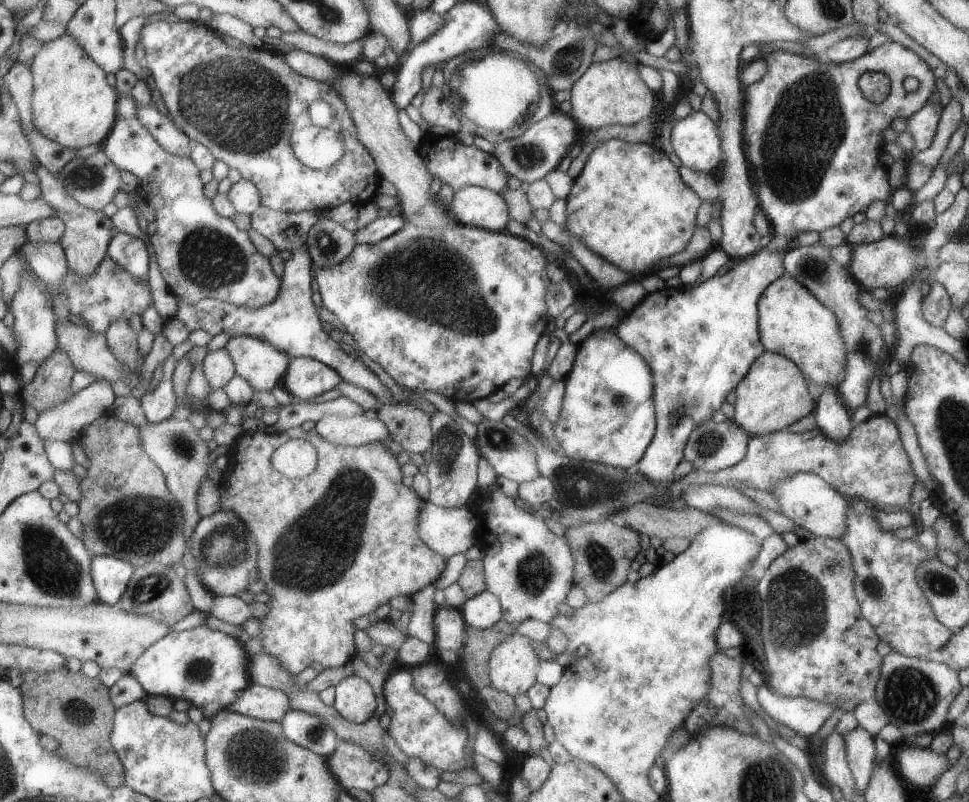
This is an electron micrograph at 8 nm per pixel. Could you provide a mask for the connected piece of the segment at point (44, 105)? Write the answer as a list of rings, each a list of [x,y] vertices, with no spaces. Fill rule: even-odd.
[[[62,34],[57,38],[41,42],[39,52],[33,56],[29,64],[32,84],[31,122],[33,128],[49,141],[73,151],[84,148],[89,144],[101,145],[109,134],[117,117],[116,99],[117,90],[105,81],[105,73],[81,50],[75,38],[69,34]]]

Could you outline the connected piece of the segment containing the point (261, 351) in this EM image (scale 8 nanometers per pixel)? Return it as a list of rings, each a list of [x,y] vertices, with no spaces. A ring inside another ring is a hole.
[[[249,336],[231,337],[224,348],[234,364],[235,375],[241,376],[253,390],[271,391],[289,364],[287,354]]]

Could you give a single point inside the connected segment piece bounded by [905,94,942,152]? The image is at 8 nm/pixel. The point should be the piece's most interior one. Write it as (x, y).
(921, 126)

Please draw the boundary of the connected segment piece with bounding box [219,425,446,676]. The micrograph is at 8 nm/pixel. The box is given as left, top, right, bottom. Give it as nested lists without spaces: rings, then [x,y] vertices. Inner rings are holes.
[[[267,427],[265,430],[249,430],[244,432],[231,444],[227,454],[229,462],[227,468],[222,472],[219,481],[219,511],[233,512],[233,516],[243,524],[243,528],[251,534],[255,548],[257,548],[257,560],[255,560],[255,568],[257,568],[257,576],[266,584],[265,593],[270,594],[270,603],[267,604],[269,612],[266,617],[260,621],[261,629],[257,638],[262,643],[262,653],[270,655],[279,660],[281,667],[291,675],[297,675],[309,666],[327,669],[342,666],[348,661],[355,658],[356,650],[354,649],[354,633],[357,628],[354,627],[352,621],[358,617],[368,614],[373,615],[374,611],[382,605],[385,605],[396,596],[404,596],[410,598],[417,590],[425,588],[427,585],[433,584],[439,574],[445,570],[446,558],[441,558],[439,554],[431,552],[417,536],[417,514],[423,508],[423,504],[427,500],[421,500],[411,487],[407,485],[407,481],[401,476],[401,465],[396,462],[396,447],[387,442],[375,442],[375,444],[363,444],[363,446],[341,446],[334,445],[323,440],[314,429],[303,431],[297,427],[287,428],[287,430],[276,430],[274,427]],[[299,439],[309,442],[317,455],[315,470],[309,476],[303,478],[287,478],[279,474],[273,468],[270,456],[273,450],[281,446],[288,440]]]

